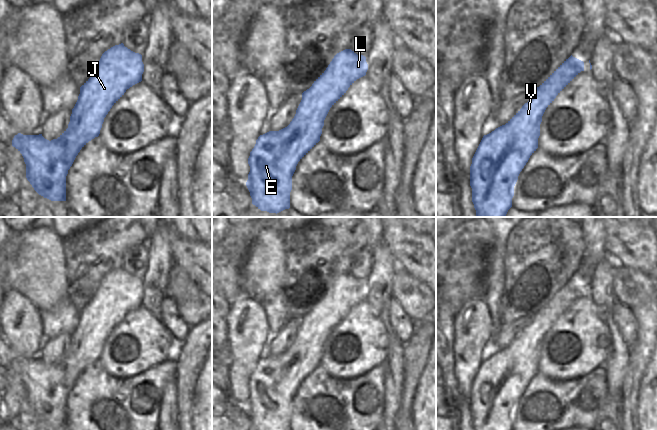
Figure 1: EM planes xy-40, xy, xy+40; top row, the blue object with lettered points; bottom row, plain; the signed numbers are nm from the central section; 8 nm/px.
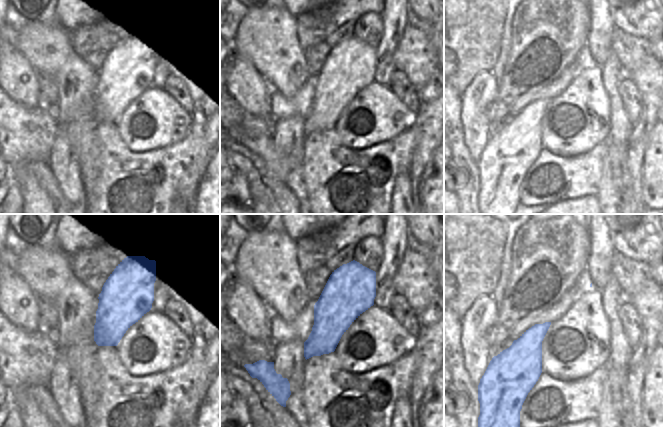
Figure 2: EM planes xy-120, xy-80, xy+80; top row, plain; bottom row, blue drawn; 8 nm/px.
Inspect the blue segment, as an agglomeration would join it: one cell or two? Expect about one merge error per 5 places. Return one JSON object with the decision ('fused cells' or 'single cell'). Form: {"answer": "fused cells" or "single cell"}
{"answer": "single cell"}

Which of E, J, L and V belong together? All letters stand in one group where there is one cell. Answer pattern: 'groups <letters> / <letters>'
groups E J L V

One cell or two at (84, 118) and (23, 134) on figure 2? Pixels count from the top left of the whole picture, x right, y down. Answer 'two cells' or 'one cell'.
two cells

